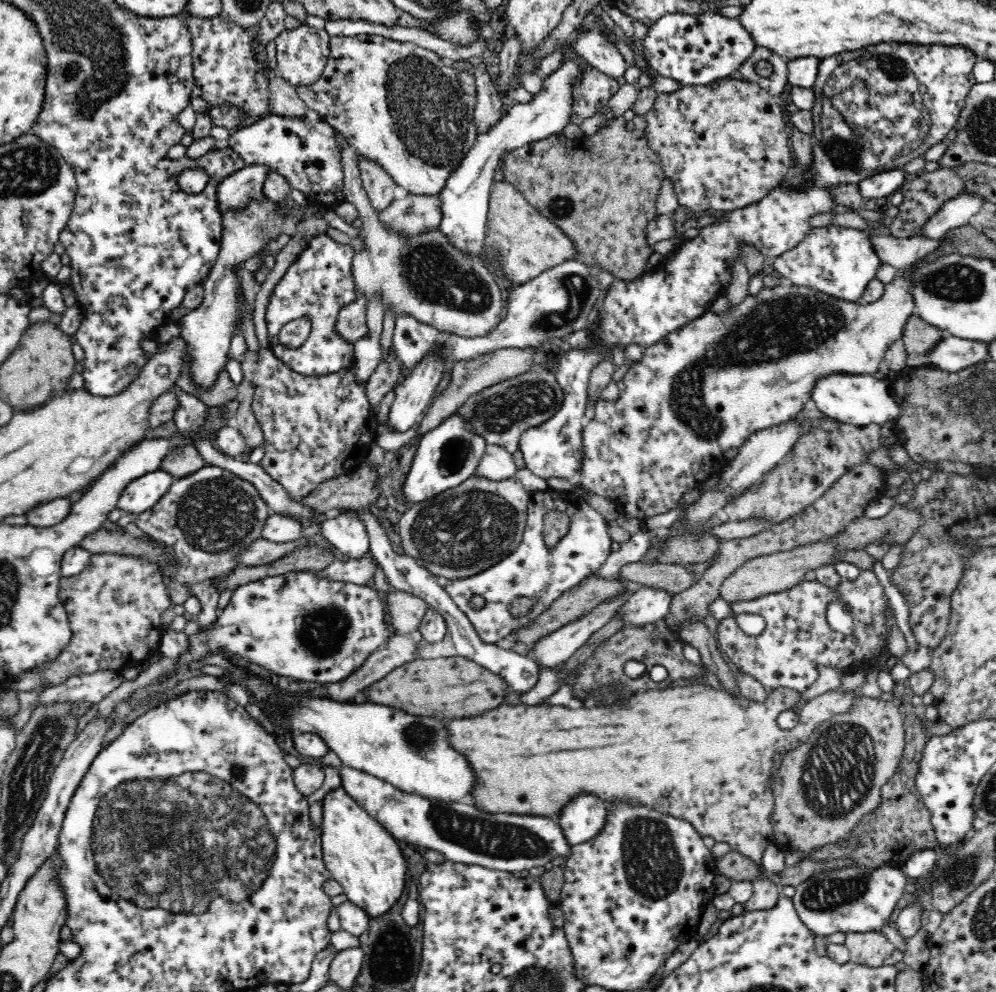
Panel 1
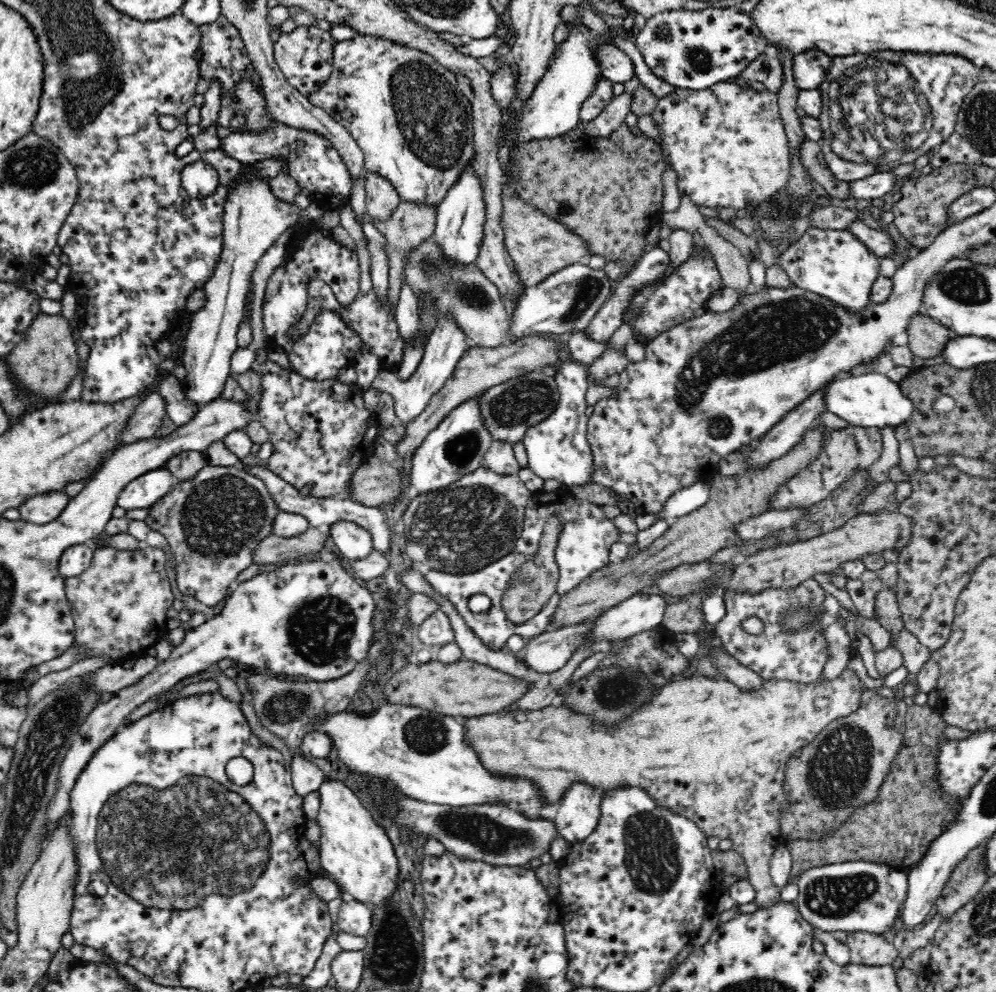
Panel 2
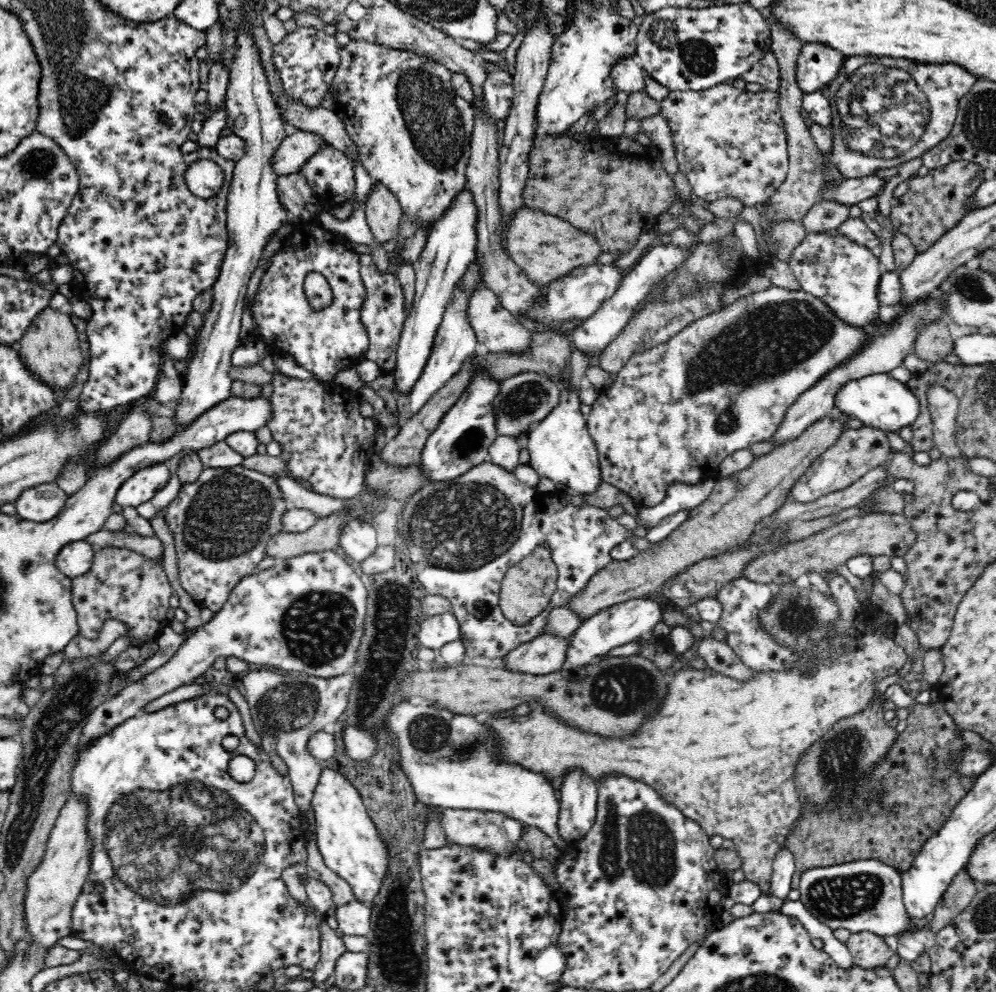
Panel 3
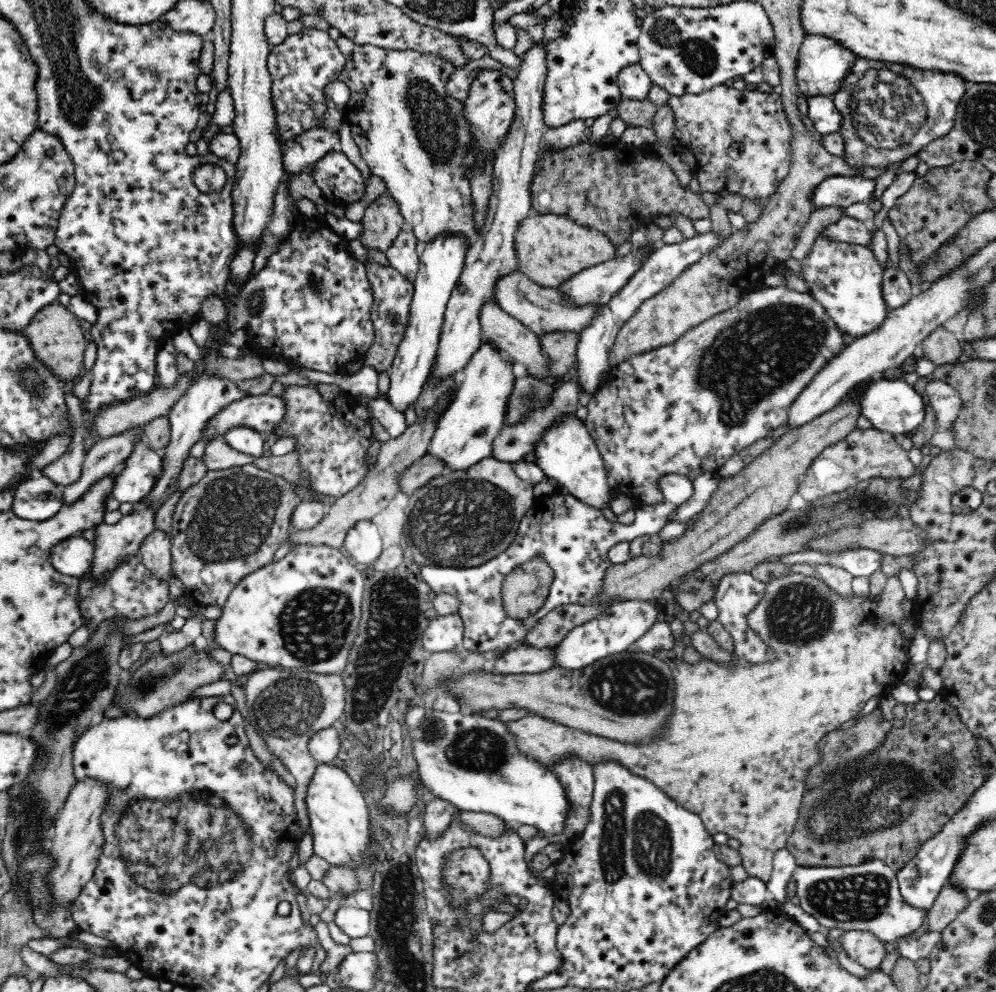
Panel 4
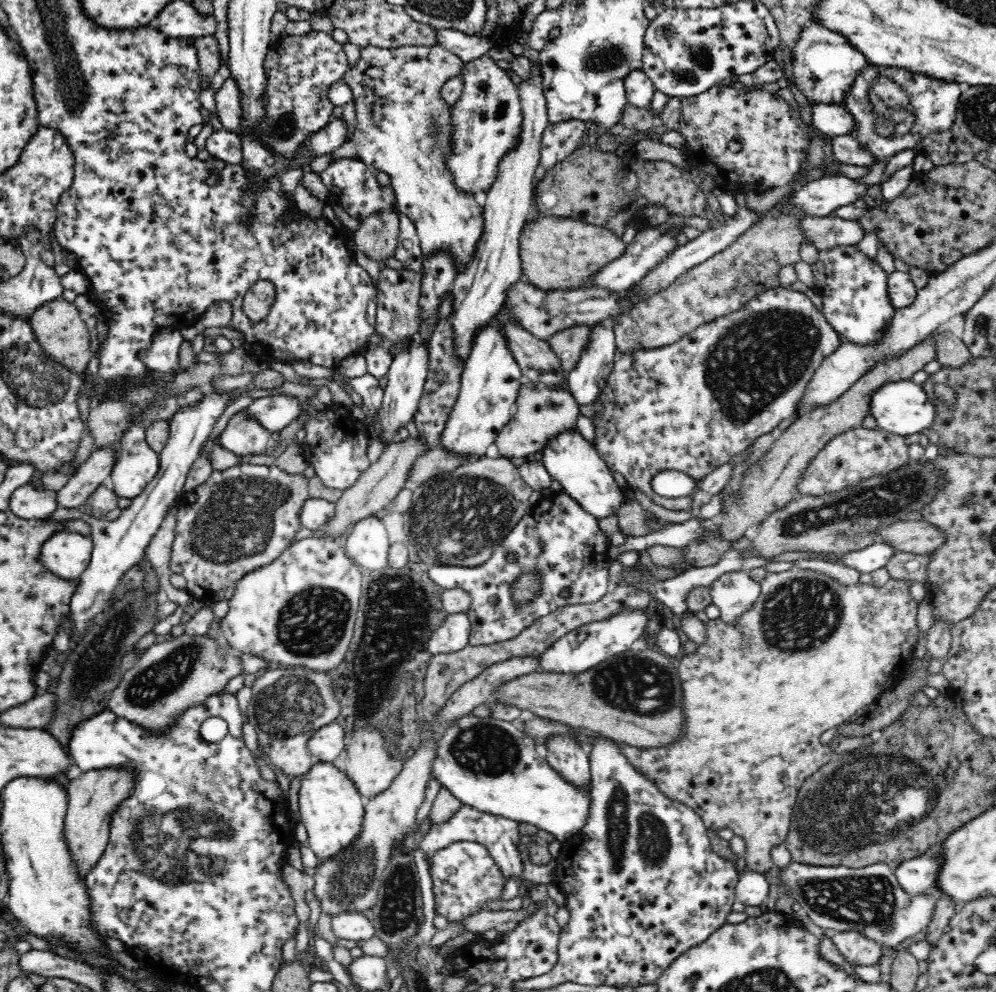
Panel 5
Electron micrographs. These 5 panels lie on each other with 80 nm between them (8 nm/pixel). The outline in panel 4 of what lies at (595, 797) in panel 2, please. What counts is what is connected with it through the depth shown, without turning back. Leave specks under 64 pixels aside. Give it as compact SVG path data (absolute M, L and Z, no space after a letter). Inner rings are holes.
M568 757L560 761L556 766L553 766L552 771L558 774L557 778L560 778L560 782L562 782L562 787L564 788L564 793L569 803L568 816L566 816L566 820L564 820L564 830L562 830L560 834L548 834L543 837L538 836L525 842L524 858L526 858L526 862L530 862L538 852L542 851L544 847L550 843L561 842L564 846L568 841L573 841L578 838L578 836L584 832L591 815L595 781L592 765L586 764L586 762L578 759L578 757Z

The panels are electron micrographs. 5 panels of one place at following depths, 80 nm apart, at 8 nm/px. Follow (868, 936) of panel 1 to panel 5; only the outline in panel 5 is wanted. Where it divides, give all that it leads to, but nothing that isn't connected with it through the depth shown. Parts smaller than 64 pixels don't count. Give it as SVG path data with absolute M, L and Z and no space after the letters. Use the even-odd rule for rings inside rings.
M855 931L838 932L832 940L840 954L851 964L876 965L880 957L883 956L881 946L874 940L864 937L862 933Z

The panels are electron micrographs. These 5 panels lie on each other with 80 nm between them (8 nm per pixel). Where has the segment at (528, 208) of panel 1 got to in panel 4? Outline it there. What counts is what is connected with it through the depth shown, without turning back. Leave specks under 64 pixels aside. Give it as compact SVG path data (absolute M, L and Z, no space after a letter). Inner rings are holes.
M538 214L520 222L514 236L517 268L543 287L556 288L584 268L612 259L617 246L596 229L579 226L566 216Z

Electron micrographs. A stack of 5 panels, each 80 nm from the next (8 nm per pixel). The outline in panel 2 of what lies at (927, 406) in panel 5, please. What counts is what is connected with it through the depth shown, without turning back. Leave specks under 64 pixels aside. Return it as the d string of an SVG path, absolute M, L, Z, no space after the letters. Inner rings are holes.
M861 372L838 376L828 382L820 393L826 405L826 411L836 414L848 424L857 427L898 426L906 423L912 414L912 401L902 395L898 383L879 373Z

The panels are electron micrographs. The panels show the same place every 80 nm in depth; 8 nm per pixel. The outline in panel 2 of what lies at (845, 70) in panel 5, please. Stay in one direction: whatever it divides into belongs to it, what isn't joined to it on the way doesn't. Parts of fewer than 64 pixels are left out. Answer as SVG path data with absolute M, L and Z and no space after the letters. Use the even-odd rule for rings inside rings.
M816 49L794 56L792 76L796 86L802 90L816 90L824 80L826 68L830 68L833 58Z

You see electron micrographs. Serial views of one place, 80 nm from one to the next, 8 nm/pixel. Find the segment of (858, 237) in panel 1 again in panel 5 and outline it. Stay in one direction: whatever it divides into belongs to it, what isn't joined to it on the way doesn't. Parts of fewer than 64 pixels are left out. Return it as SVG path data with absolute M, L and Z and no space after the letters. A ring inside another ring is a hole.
M839 245L832 249L816 250L818 257L814 264L810 264L813 280L812 290L820 295L823 316L826 321L836 329L836 332L850 342L856 344L874 344L882 336L882 332L889 326L893 318L895 309L888 297L888 287L886 287L886 272L878 265L876 259L864 255L858 246Z

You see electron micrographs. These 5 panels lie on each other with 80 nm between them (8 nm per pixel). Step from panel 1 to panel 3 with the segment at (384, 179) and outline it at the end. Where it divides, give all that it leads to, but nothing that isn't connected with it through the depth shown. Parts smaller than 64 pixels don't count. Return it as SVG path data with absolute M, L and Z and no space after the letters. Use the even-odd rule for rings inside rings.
M374 182L366 202L366 221L378 243L393 240L396 235L402 206L388 187Z

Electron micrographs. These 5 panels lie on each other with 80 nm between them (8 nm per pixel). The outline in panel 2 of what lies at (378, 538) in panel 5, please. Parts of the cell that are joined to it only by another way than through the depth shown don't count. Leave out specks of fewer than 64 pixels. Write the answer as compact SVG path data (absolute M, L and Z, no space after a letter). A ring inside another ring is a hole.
M347 520L334 522L328 526L328 534L339 552L351 561L364 559L374 551L372 535L354 522Z

